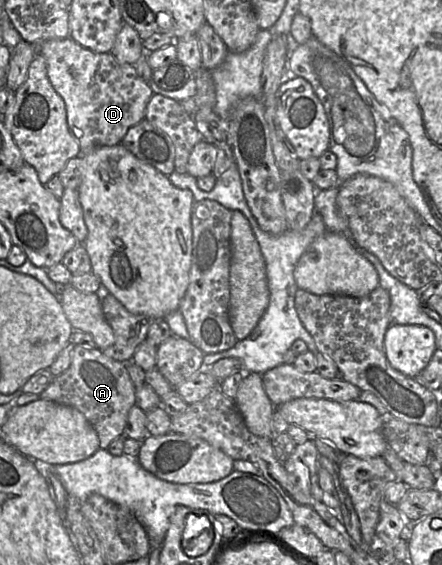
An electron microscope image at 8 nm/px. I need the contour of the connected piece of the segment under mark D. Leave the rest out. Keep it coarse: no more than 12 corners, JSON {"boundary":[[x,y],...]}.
{"boundary":[[72,38],[36,44],[82,152],[122,142],[152,88]]}

